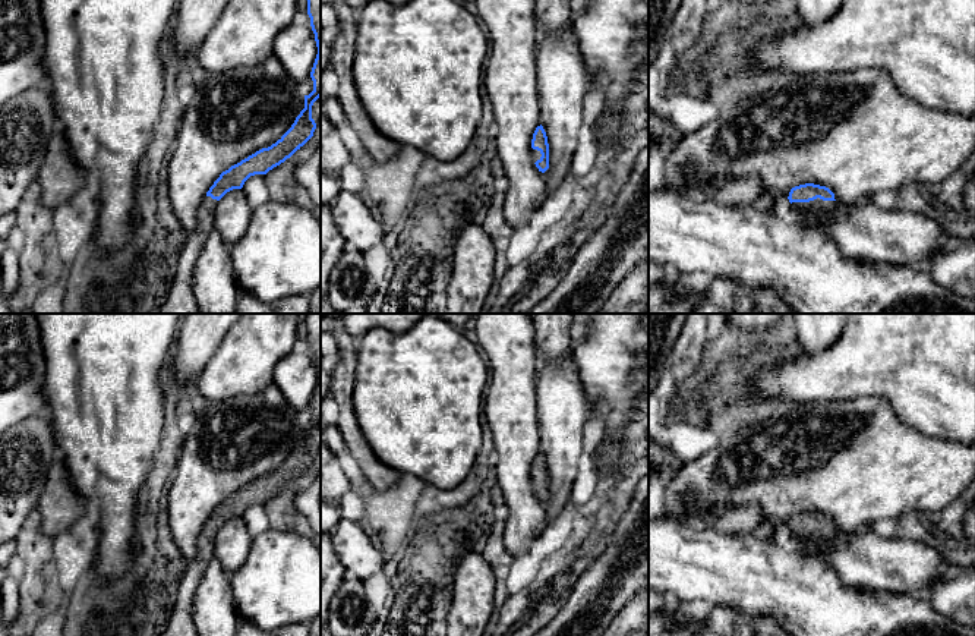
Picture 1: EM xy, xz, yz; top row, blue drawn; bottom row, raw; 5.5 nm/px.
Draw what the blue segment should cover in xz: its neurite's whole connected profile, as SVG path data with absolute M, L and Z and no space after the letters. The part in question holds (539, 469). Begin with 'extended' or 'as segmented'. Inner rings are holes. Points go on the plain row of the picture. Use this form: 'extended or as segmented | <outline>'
extended | M537 454L531 467L531 487L539 497L545 501L549 497L549 472L543 454Z

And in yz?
extended | M805 511L791 517L788 525L796 550L807 557L824 560L834 535L834 522L820 513Z

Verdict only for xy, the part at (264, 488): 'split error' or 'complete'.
split error

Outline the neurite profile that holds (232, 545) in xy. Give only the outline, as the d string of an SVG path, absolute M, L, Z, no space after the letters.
M243 517L227 520L214 539L214 558L231 576L246 561L252 547L252 535Z

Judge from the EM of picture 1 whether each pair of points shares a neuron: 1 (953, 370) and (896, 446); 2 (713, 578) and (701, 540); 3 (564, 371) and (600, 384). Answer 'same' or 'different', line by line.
1: different
2: same
3: different

